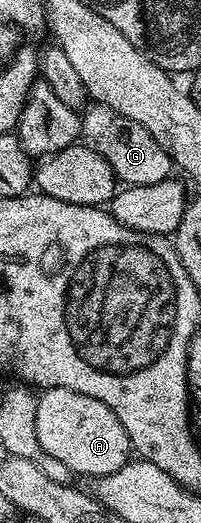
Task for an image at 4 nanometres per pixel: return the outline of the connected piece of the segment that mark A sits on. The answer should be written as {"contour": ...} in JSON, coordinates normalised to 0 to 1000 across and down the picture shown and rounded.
{"contour":[[[343,742],[219,744],[184,761],[184,841],[204,857],[264,880],[303,880],[323,895],[358,906],[418,906],[438,918],[517,914],[582,902],[657,874],[652,843],[582,795],[502,765],[463,765],[463,757],[423,757],[403,750],[363,750]]]}

